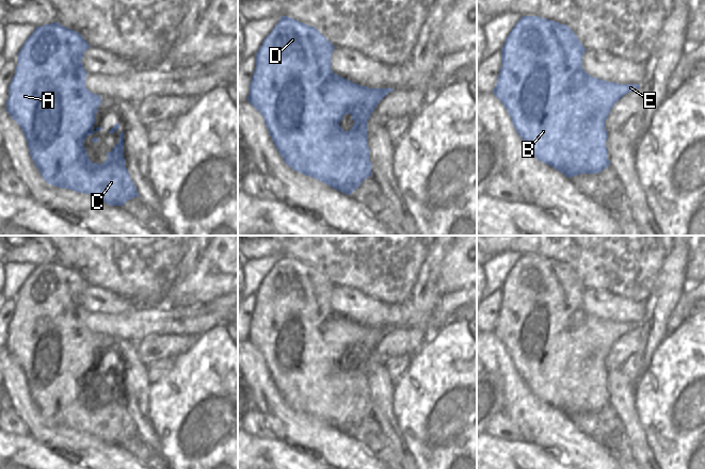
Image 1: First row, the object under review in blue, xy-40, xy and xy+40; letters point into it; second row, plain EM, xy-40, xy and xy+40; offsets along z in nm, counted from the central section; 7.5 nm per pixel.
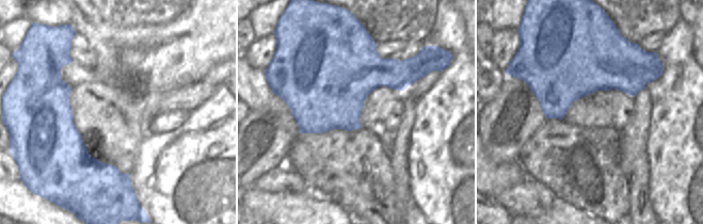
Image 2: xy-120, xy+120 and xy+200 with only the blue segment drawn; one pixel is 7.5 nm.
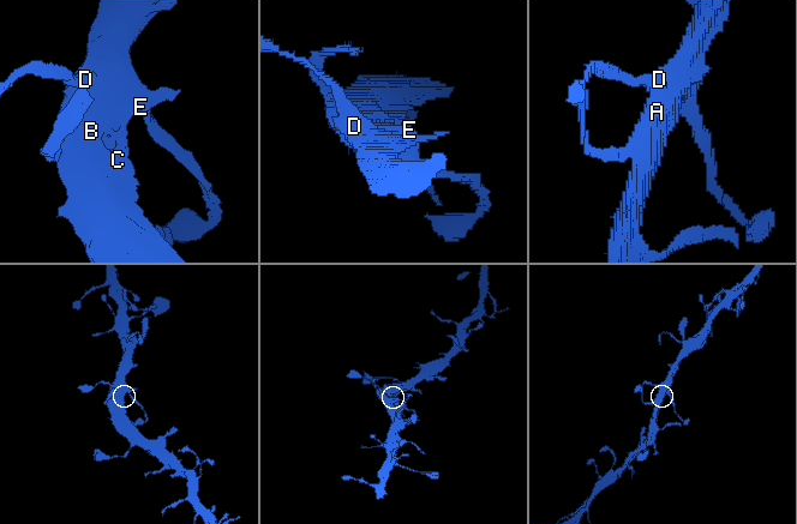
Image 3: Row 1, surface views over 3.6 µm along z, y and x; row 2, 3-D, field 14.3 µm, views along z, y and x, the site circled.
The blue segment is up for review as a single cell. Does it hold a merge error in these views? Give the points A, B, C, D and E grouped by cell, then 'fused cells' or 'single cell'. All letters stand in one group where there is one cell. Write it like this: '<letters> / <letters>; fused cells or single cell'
A B C D E; single cell

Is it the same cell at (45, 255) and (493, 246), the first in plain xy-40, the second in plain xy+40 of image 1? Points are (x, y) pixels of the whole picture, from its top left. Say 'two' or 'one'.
one

